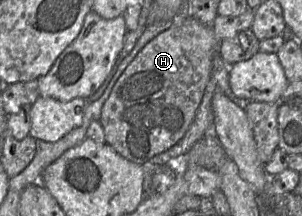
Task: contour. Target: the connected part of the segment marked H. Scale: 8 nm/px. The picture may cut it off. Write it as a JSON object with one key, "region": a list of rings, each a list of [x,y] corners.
{"region":[[[192,16],[179,17],[167,30],[148,42],[118,78],[102,107],[100,122],[106,144],[127,160],[144,165],[180,141],[201,103],[219,43],[213,26],[203,24]]]}

